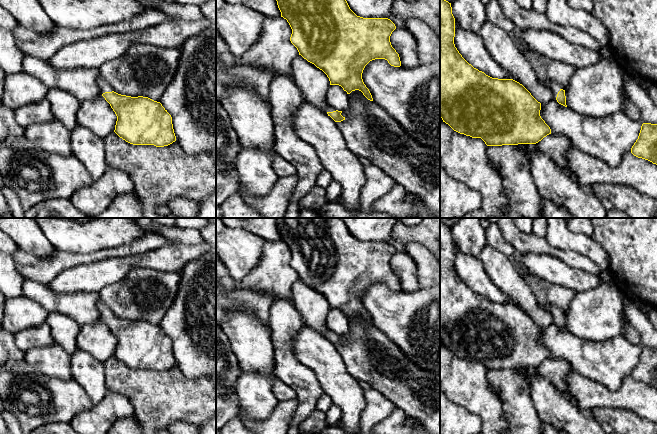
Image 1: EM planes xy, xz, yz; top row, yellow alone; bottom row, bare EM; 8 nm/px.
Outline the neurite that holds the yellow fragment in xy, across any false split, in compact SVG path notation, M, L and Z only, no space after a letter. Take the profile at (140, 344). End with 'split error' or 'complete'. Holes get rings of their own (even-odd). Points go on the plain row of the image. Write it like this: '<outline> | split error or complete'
M99 298L102 320L117 340L114 356L133 369L164 371L176 365L172 341L160 326L148 321L131 321L113 315Z | split error

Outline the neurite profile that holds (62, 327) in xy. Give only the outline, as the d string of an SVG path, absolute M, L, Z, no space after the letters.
M55 312L48 314L46 323L50 327L54 342L59 344L68 354L74 353L77 349L76 337L81 328L79 324L71 317Z

